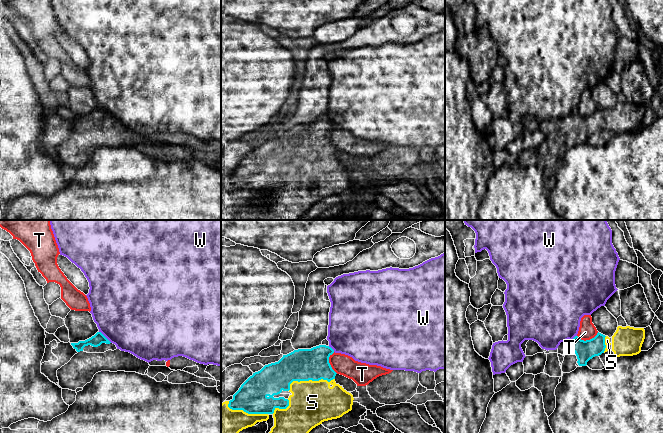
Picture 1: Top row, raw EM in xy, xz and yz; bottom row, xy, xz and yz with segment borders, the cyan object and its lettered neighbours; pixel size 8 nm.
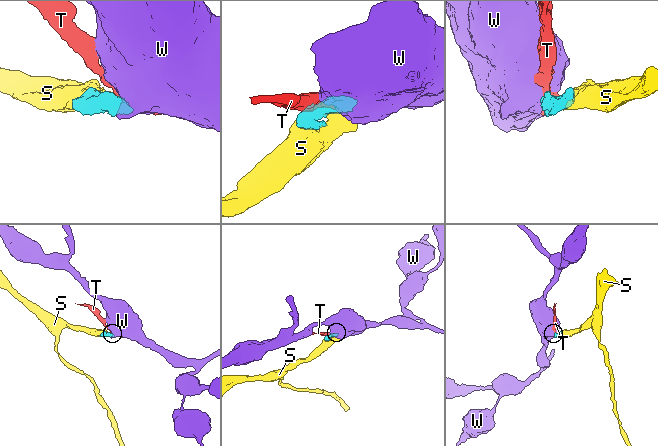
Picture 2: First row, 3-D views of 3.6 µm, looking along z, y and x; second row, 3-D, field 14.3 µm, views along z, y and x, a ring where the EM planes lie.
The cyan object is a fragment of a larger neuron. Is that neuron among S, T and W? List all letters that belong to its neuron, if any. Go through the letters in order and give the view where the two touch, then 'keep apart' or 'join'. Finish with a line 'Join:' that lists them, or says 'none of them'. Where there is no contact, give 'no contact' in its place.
S: meets cyan in xz; join
T: meets cyan in xz; keep apart
W: meets cyan in xy; keep apart
Join: S

